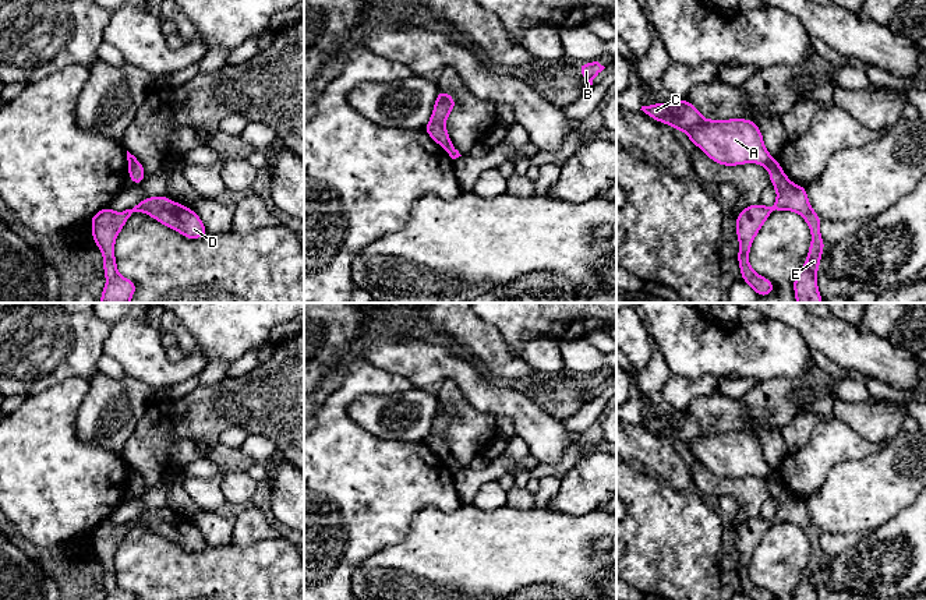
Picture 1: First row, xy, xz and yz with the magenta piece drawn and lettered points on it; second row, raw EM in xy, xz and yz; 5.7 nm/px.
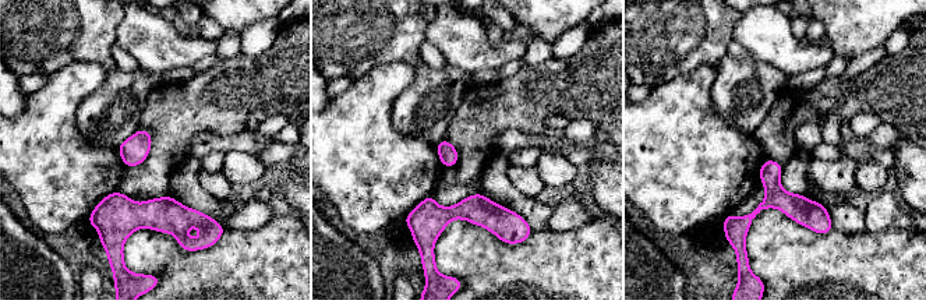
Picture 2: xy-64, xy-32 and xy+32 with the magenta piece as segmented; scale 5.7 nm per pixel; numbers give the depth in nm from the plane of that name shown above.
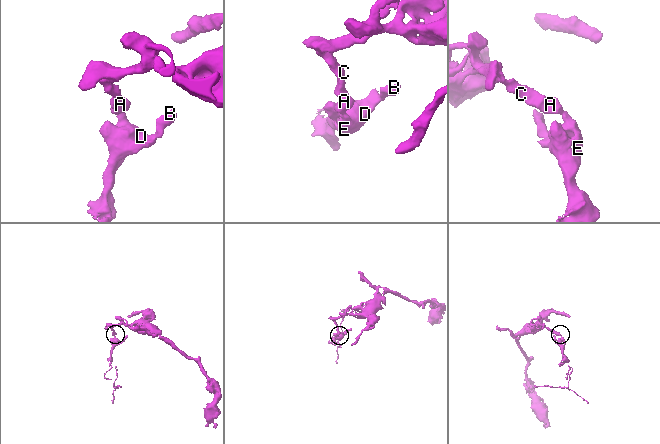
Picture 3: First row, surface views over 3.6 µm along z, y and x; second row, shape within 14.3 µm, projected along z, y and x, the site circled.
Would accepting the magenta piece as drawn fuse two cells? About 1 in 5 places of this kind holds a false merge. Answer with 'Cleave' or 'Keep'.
Cleave

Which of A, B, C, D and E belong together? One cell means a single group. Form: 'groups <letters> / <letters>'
groups A C / B D E

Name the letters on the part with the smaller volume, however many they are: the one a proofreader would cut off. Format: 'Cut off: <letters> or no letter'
Cut off: B, D, E

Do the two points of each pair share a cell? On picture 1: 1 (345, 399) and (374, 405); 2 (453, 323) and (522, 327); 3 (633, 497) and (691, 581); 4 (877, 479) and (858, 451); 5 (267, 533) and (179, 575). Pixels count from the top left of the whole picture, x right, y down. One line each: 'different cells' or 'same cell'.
1: different cells
2: different cells
3: same cell
4: different cells
5: different cells

